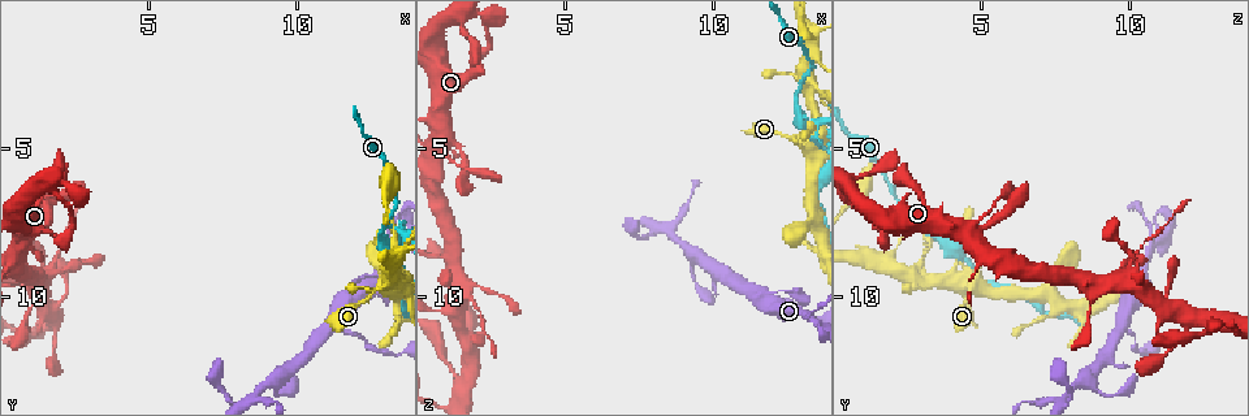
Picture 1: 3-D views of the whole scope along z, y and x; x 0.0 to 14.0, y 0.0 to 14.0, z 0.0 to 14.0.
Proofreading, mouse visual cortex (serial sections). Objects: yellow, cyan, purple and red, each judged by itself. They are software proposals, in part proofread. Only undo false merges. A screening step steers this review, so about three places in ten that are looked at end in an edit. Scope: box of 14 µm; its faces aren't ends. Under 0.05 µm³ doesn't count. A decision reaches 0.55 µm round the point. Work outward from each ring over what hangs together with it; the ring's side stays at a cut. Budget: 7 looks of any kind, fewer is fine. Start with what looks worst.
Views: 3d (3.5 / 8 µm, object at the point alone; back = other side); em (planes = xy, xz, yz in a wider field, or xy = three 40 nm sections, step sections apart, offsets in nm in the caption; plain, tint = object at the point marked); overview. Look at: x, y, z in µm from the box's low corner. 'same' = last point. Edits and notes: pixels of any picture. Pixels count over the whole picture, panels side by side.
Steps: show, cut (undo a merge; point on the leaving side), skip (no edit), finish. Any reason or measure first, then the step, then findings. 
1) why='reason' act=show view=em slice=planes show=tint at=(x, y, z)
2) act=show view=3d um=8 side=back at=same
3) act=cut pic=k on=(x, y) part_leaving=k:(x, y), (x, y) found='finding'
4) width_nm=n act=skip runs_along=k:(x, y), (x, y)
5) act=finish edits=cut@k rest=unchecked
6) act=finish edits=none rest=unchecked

why='side arm on a straight run' act=show view=3d um=3.5 at=(13.4, 8.4, 10.7)

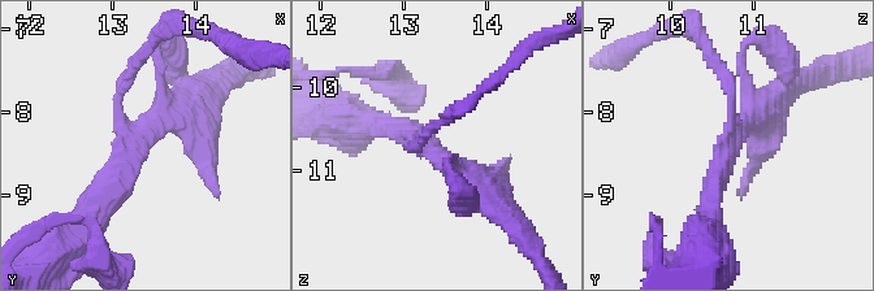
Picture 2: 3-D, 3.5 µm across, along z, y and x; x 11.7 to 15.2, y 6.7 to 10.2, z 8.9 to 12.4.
why='shape alone is not enough' act=show view=em slice=xy step=1 show=tint at=(13.35, 8.35, 10.75)

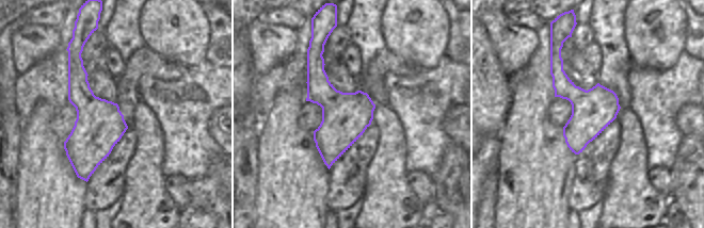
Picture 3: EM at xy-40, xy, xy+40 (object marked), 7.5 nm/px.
arms=3 act=cut pic=2 on=(726, 81) part_leaving=2:(728, 131), (731, 83), (697, 35) found='a second cell is stuck on'

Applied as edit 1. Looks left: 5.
act=show view=overview

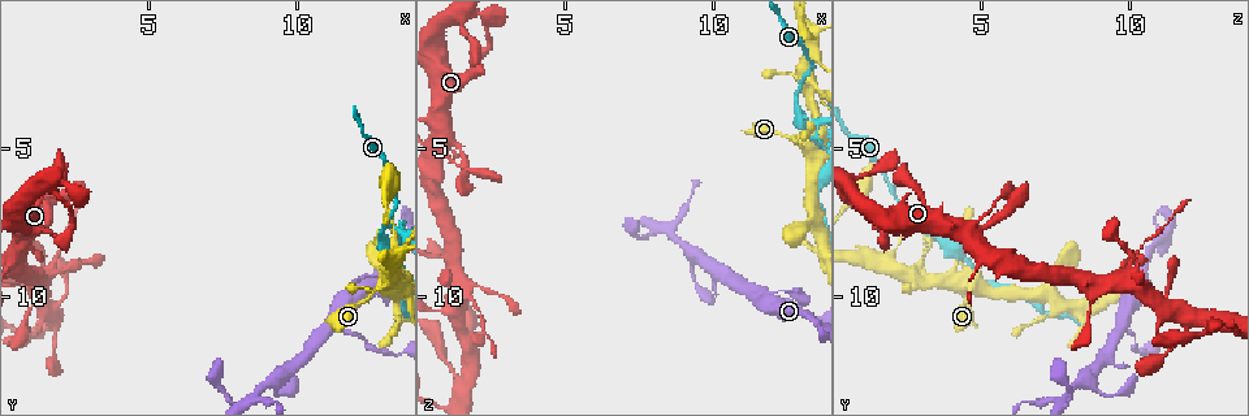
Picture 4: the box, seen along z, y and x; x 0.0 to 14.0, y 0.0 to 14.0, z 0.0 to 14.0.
why='narrows sharply' act=show view=3d um=8 at=(13.1, 8.3, 4.1)

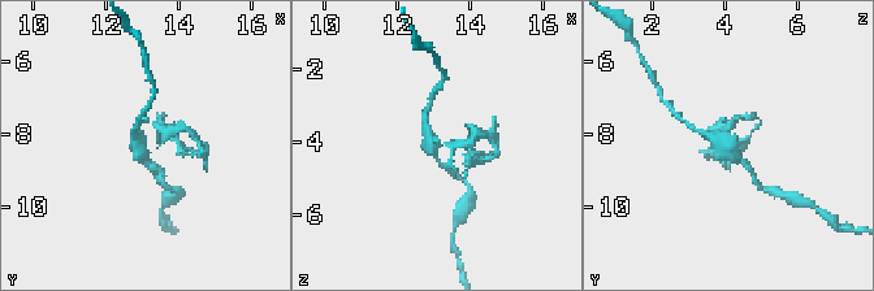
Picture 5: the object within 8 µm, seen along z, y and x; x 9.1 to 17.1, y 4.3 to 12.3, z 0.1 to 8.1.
arms=3 arm_widths_nm=150,150,150 act=show view=em slice=xy step=5 show=tint at=(12.9, 8.4, 4.2)

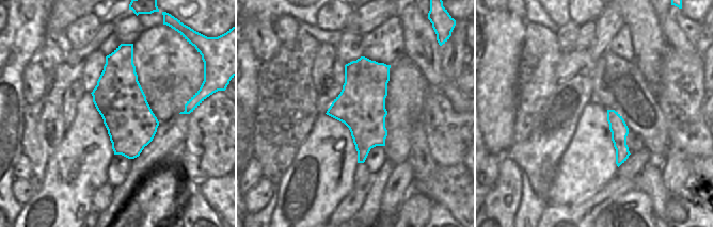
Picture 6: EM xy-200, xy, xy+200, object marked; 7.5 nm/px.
act=cut pic=5 on=(168, 135) found='a second cell is stuck on'

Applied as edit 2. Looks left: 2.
act=finish edits=cut@2,cut@5 rest=unchecked

